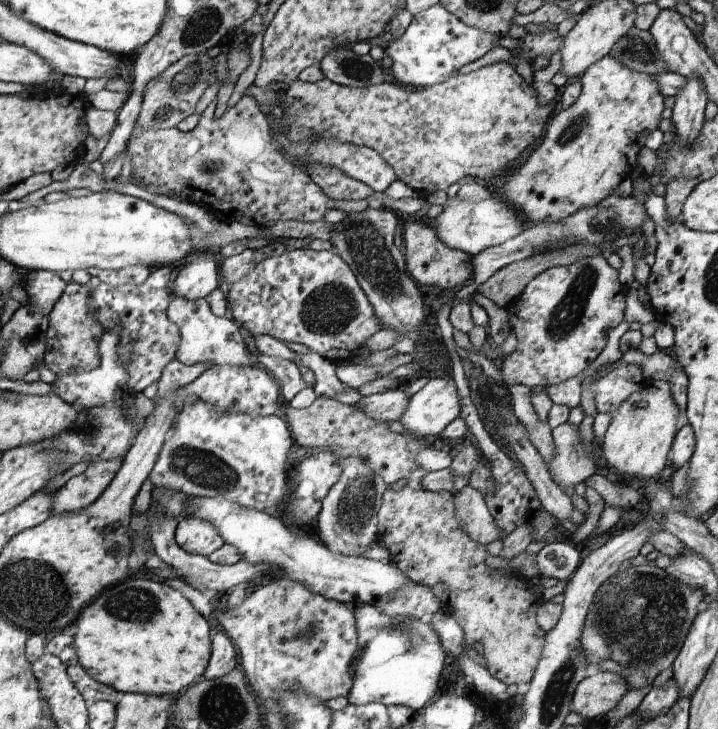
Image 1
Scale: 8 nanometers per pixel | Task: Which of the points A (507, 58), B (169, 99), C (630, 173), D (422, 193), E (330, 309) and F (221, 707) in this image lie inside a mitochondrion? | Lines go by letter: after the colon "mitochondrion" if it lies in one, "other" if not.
A: other
B: mitochondrion
C: other
D: other
E: mitochondrion
F: mitochondrion

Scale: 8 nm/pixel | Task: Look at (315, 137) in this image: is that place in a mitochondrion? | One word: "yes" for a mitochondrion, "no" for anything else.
no

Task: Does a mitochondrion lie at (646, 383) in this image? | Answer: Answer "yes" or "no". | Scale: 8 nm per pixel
no

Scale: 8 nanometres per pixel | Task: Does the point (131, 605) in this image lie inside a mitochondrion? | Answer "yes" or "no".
yes

